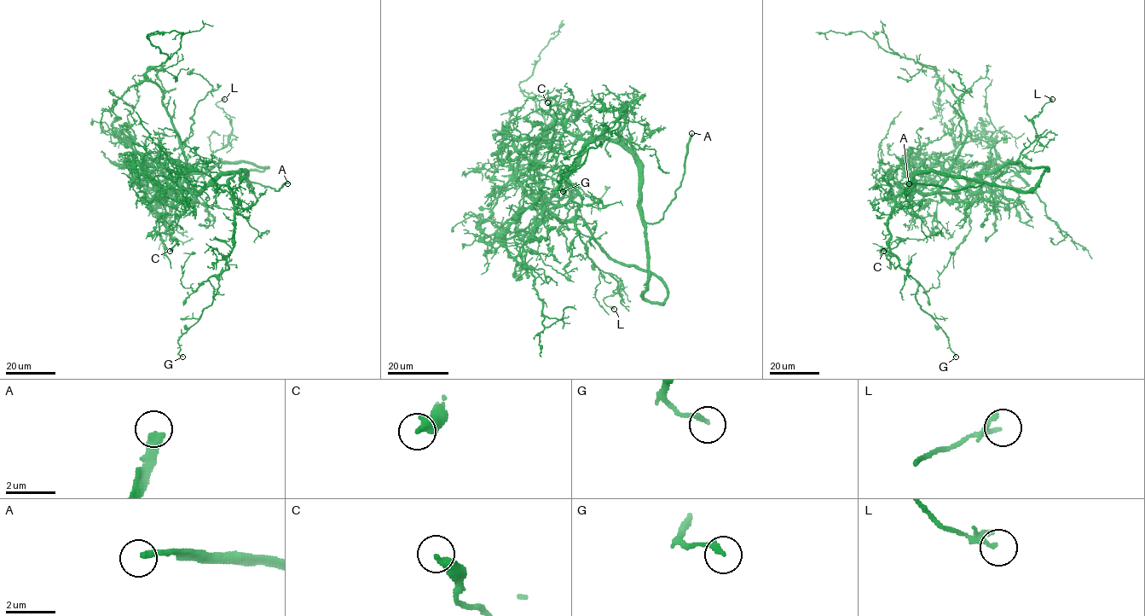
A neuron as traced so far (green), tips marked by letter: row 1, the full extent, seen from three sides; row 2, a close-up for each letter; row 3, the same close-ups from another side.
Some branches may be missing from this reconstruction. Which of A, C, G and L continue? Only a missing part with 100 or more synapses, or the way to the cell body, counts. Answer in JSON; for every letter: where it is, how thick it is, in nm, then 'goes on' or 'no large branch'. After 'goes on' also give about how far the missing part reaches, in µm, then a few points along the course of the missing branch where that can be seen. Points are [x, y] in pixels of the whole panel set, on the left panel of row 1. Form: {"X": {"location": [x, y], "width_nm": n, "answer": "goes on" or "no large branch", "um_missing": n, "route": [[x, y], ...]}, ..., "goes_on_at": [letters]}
{"A": {"location": [287, 183], "width_nm": 340, "answer": "goes on", "um_missing": 25, "route": [[287, 183], [289, 196], [297, 195], [301, 189]]}, "C": {"location": [170, 251], "width_nm": 360, "answer": "no large branch"}, "G": {"location": [182, 357], "width_nm": 200, "answer": "no large branch"}, "L": {"location": [224, 99], "width_nm": 110, "answer": "no large branch"}, "goes_on_at": ["A"]}

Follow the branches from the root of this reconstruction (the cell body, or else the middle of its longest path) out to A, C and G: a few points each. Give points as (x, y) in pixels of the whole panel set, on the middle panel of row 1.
A: (572, 167), (577, 154), (592, 142), (617, 141), (637, 163), (644, 219), (657, 223), (679, 186), (691, 133)
C: (572, 167), (584, 142), (565, 129), (563, 117), (560, 148), (547, 159), (556, 117), (547, 102)
G: (572, 167), (594, 140), (626, 142), (627, 107), (557, 182), (563, 191)

